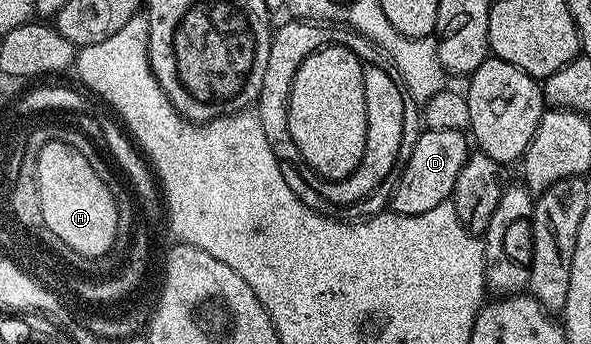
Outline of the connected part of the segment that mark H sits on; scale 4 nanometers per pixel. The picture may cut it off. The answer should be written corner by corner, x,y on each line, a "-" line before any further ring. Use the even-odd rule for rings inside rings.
54,141
45,144
37,157
37,172
41,174
41,214
49,223
49,228
54,234
63,234
63,239
71,242
75,250
84,250
93,256
107,242
108,231
113,228
113,220
117,211
111,207
111,202
105,196
102,184
97,184
98,173
91,172
93,162
86,159
77,147
69,143

